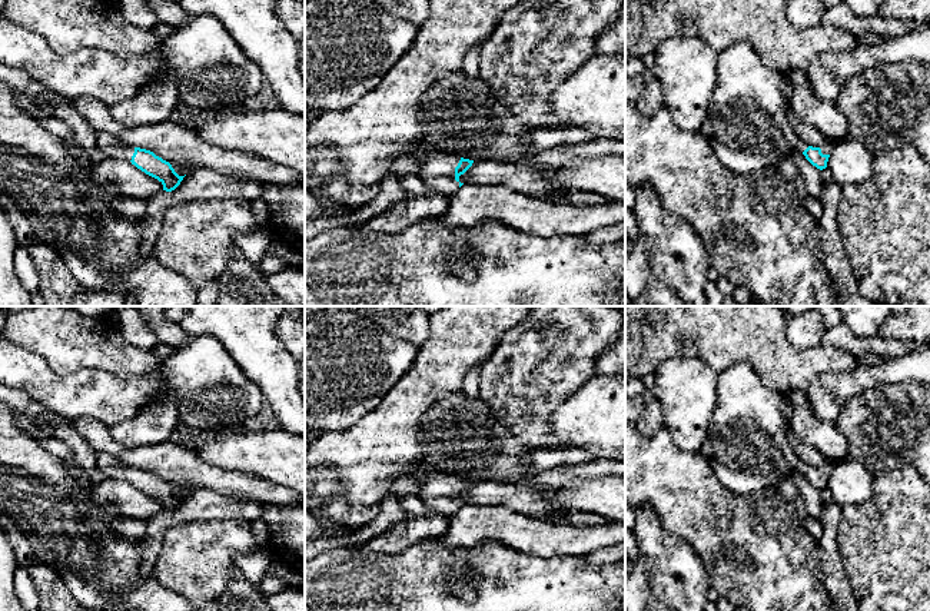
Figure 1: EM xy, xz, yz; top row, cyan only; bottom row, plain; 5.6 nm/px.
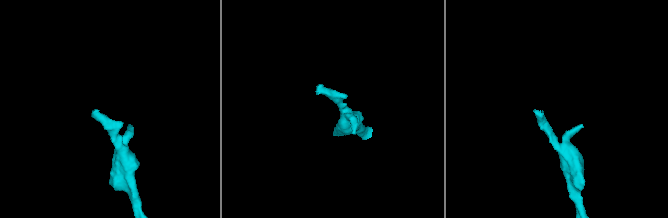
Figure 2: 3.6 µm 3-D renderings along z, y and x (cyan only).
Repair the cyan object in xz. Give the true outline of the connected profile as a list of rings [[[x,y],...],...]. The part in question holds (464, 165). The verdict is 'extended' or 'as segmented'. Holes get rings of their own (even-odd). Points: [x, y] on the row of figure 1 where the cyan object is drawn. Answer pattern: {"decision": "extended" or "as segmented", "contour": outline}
{"decision": "extended", "contour": [[[434,150],[424,156],[418,176],[435,192],[451,195],[464,183],[459,176],[464,175],[474,160],[459,157],[455,153]]]}

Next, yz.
{"decision": "extended", "contour": [[[797,137],[794,143],[794,152],[803,153],[806,159],[820,170],[827,167],[830,157],[830,146],[827,140],[820,147],[813,147]]]}

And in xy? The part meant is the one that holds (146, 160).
{"decision": "extended", "contour": [[[97,132],[96,142],[97,149],[104,155],[104,157],[129,160],[146,175],[157,179],[166,192],[175,190],[185,177],[179,176],[169,162],[156,156],[153,152],[134,147],[114,135]]]}

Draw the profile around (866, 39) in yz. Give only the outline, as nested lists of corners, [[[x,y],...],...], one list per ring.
[[[863,33],[857,36],[857,44],[860,46],[870,46],[870,44],[880,44],[883,43],[889,36],[886,34],[877,34],[877,33]]]

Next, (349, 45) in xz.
[[[373,0],[305,1],[305,104],[316,112],[346,110],[369,93],[389,69],[411,49],[419,26],[396,19]]]

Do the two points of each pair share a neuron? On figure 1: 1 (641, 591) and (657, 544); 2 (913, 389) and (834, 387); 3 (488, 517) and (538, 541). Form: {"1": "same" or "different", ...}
{"1": "different", "2": "different", "3": "same"}

